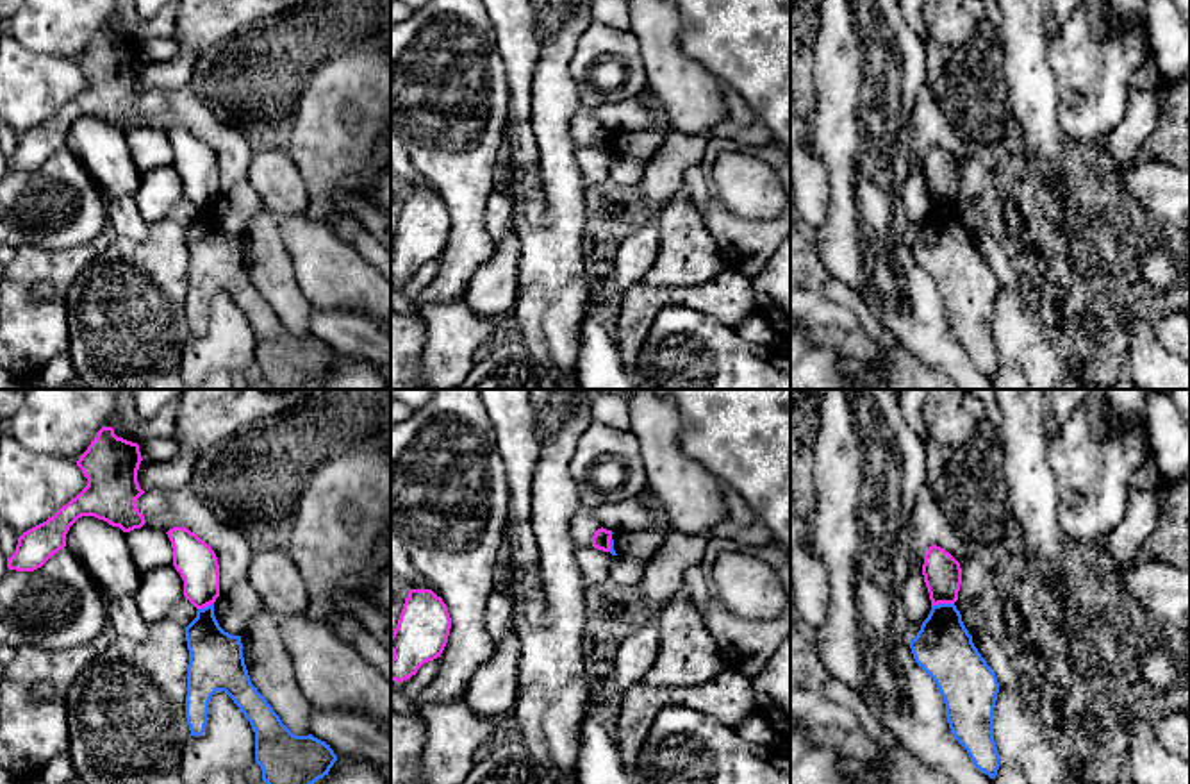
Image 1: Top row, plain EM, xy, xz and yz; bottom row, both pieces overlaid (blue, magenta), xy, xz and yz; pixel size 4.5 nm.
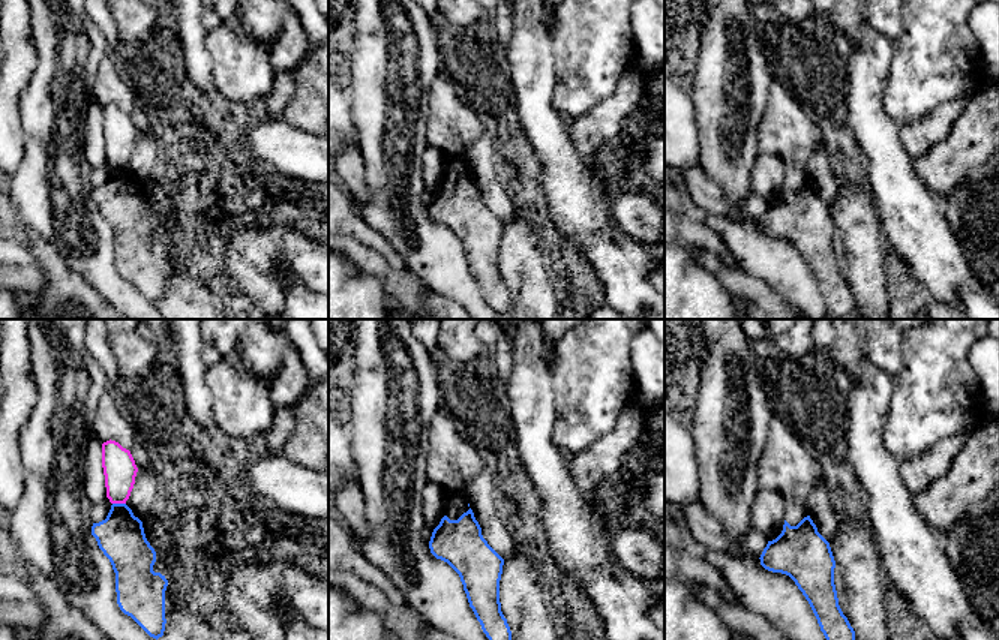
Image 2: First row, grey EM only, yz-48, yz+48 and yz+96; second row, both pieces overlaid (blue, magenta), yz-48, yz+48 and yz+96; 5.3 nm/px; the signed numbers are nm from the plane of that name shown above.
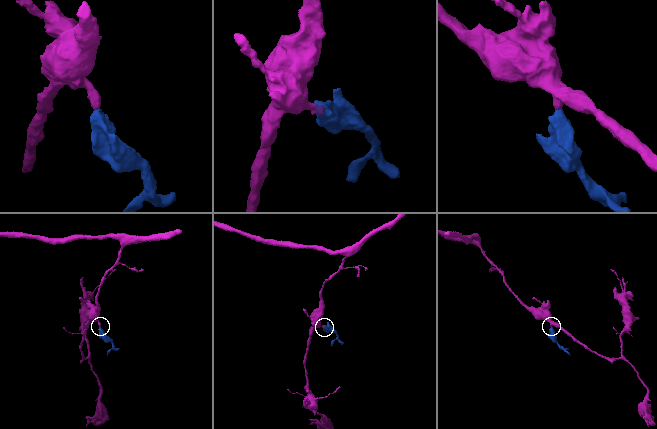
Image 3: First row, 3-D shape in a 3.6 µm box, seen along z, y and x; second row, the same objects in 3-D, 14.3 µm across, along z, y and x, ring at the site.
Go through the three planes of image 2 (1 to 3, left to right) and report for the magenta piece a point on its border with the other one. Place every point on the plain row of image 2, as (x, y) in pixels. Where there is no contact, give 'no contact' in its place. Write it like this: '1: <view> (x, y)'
1: yz-48 (119, 168)
2: no contact
3: no contact

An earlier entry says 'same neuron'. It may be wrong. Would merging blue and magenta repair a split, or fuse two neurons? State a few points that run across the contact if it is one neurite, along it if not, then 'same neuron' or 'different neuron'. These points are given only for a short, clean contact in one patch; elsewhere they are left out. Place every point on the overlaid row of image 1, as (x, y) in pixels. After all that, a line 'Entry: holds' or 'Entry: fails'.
line yz (953, 602), (932, 606); different neuron
Entry: fails

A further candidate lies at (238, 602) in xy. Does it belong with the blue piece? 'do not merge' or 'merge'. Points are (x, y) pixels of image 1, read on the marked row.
merge

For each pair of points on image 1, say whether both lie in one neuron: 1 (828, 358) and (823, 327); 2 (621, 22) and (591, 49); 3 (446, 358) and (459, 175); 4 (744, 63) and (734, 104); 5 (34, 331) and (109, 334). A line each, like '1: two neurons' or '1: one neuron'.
1: two neurons
2: two neurons
3: two neurons
4: two neurons
5: two neurons

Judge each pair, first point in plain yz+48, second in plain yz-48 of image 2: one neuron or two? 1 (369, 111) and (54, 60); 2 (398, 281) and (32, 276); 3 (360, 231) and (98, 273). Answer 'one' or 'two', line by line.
1: one
2: one
3: two

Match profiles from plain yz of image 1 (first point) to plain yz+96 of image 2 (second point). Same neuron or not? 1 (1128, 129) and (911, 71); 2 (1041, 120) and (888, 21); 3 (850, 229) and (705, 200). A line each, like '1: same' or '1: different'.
1: different
2: different
3: different

